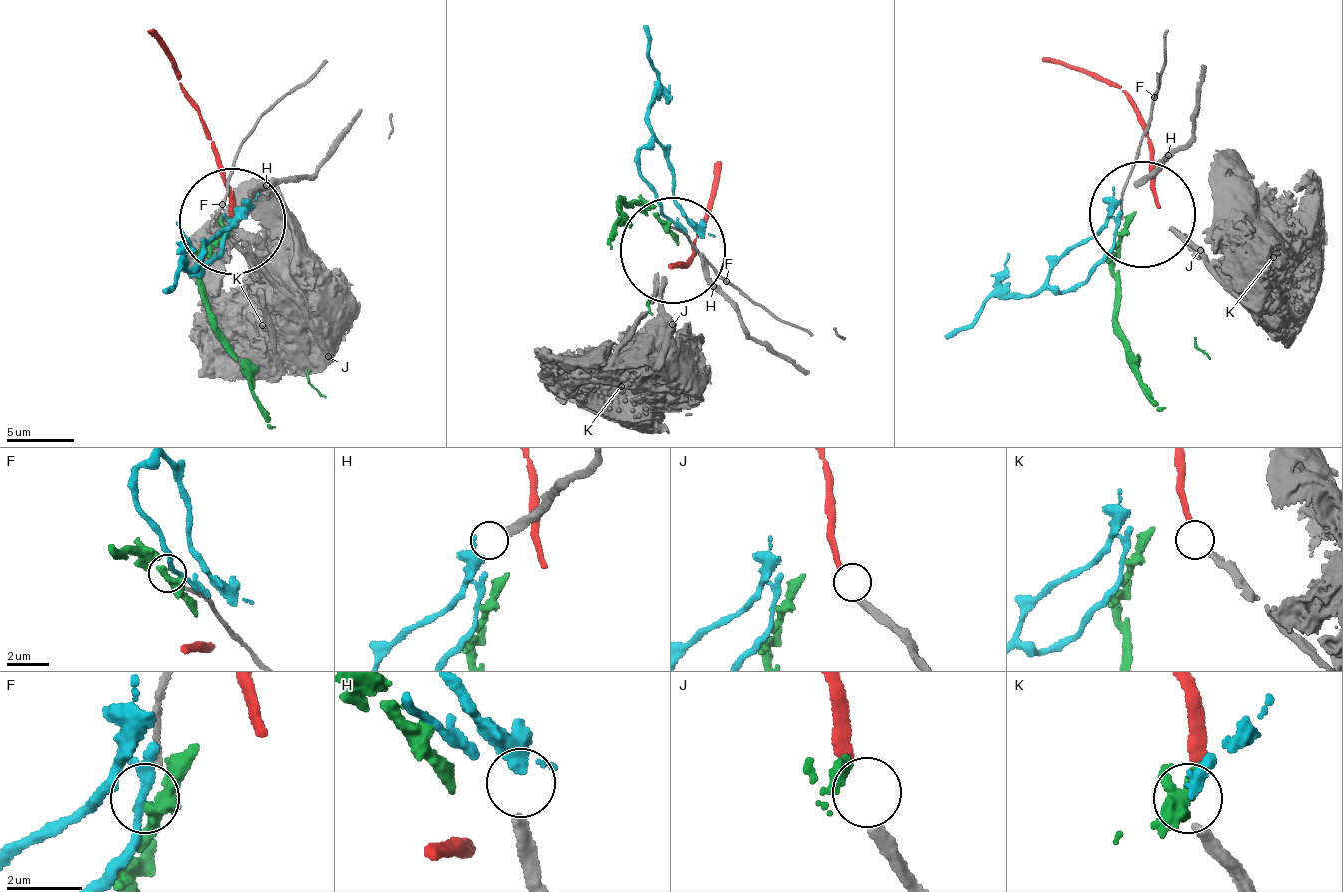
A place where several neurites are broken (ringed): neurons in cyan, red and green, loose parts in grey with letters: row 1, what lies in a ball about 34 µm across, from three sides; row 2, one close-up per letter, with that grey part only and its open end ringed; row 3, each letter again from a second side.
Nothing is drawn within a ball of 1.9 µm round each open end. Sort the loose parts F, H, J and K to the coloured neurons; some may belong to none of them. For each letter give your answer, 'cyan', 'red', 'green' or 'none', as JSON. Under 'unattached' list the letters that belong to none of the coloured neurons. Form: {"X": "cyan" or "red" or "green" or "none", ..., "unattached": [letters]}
{"F": "none", "H": "none", "J": "red", "K": "none", "unattached": ["F", "H", "K"]}

